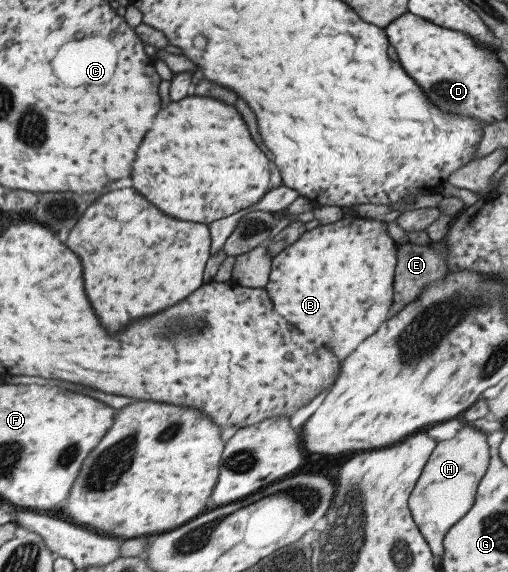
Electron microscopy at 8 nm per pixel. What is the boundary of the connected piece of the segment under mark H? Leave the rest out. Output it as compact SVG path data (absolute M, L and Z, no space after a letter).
M466 424L454 437L439 441L407 499L413 521L434 555L443 556L443 539L450 527L463 519L475 502L477 487L490 465L487 433Z

